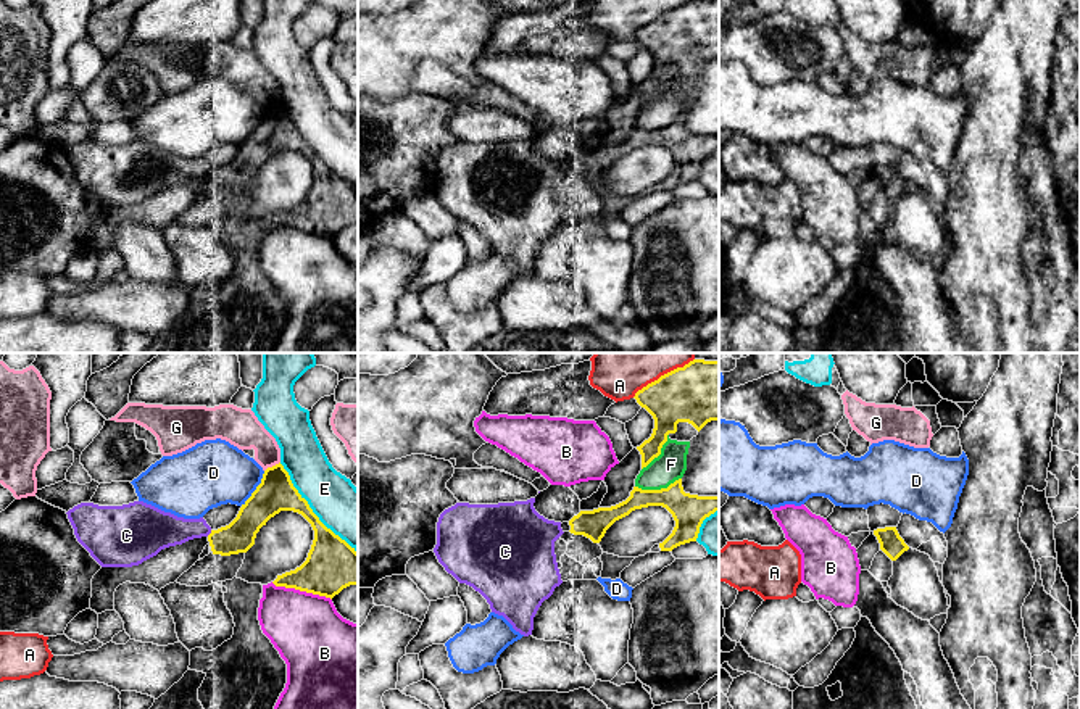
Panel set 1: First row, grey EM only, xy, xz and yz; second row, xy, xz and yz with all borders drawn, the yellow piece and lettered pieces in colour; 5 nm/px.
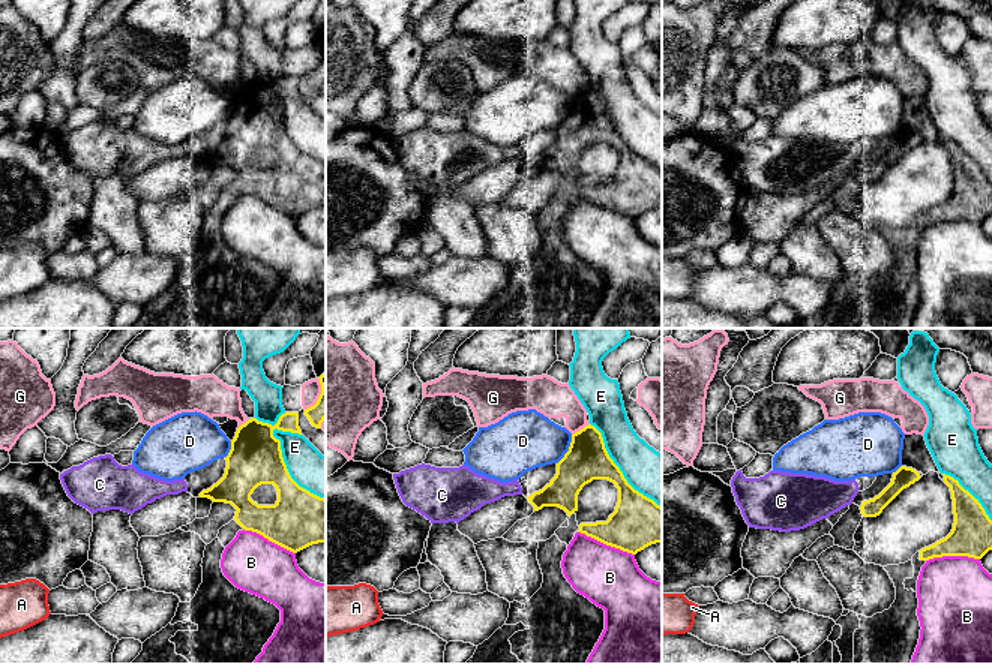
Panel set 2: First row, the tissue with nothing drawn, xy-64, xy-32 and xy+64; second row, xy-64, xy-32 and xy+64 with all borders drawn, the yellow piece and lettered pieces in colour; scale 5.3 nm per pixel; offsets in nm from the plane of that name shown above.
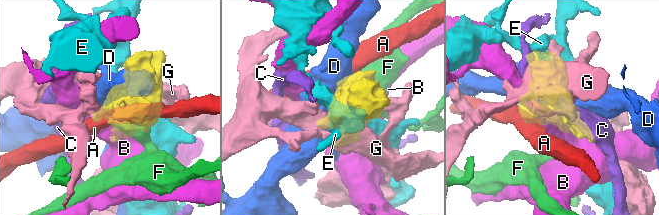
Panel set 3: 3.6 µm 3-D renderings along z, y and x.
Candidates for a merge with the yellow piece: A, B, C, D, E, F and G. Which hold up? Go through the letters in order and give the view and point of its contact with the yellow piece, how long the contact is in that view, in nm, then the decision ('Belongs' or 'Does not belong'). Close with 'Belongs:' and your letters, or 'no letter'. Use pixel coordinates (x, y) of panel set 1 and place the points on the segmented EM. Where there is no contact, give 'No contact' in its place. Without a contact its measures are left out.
A: Touches yellow at xz (664, 374). Shared border 360 nm. Does not belong
B: Touches yellow at xy (302, 590). Shared border 320 nm. Does not belong
C: Touches yellow at xy (210, 534). Shared border 40 nm. Does not belong
D: Touches yellow at xy (257, 489). Shared border 220 nm. Does not belong
E: Touches yellow at xy (311, 509). Shared border 600 nm. Does not belong
F: Touches yellow at xz (658, 490). Shared border 240 nm. Does not belong
G: Touches yellow at xy (273, 466). Shared border 90 nm. Does not belong
Belongs: no letter

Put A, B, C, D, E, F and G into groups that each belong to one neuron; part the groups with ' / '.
A / B / C / D / E / F / G

